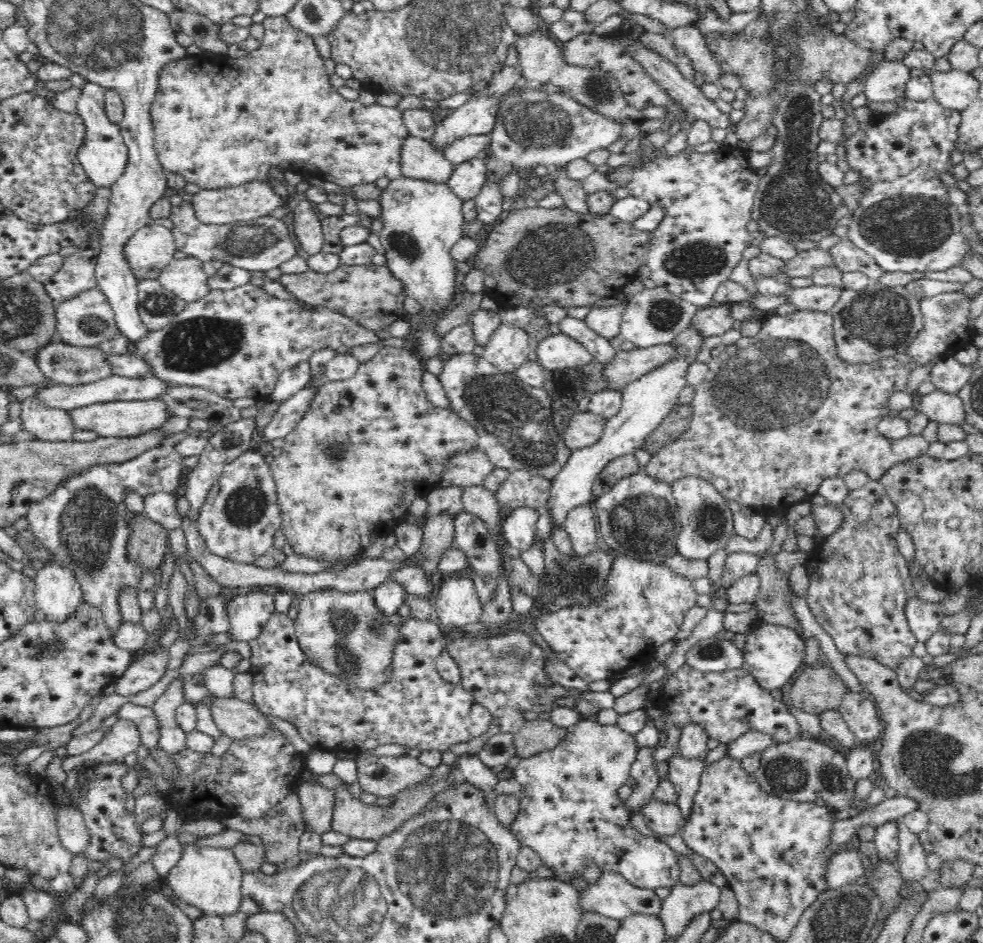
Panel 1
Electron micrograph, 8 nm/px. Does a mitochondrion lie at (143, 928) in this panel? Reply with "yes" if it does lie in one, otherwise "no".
yes

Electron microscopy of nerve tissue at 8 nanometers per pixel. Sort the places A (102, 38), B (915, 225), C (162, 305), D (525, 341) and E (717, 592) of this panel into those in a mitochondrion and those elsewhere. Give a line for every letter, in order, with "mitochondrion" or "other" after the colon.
A: mitochondrion
B: mitochondrion
C: mitochondrion
D: other
E: other

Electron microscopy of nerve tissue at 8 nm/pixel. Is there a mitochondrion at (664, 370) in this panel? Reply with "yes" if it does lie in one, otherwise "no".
no

